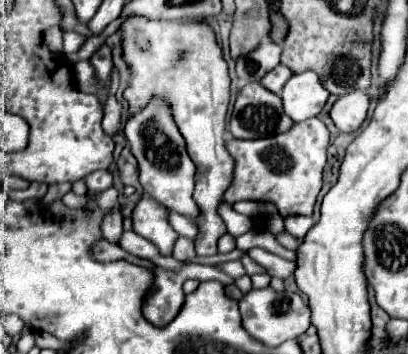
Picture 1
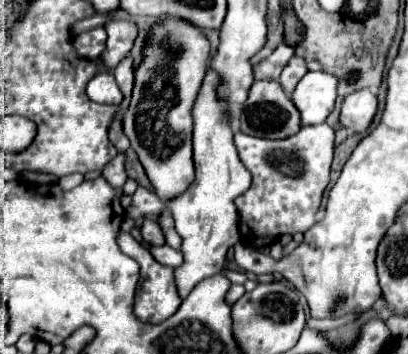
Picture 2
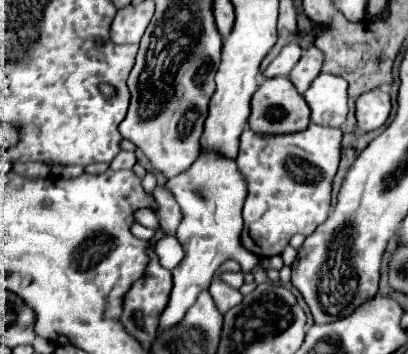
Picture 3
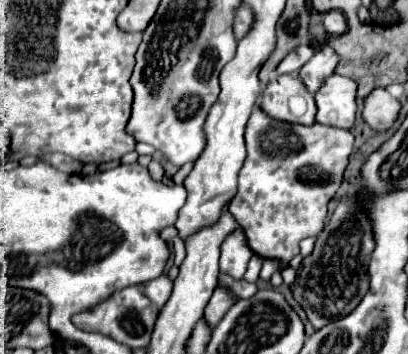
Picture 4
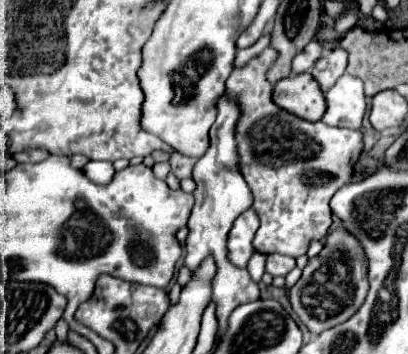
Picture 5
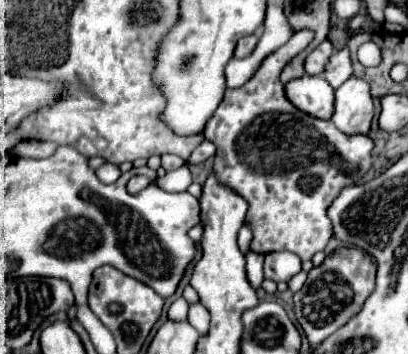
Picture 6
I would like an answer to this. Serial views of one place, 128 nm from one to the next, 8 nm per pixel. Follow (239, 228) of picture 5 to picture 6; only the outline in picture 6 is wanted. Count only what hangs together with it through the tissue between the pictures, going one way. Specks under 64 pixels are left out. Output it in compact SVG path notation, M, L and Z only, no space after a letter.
M244 222L242 228L239 230L238 233L238 246L240 248L240 251L246 255L250 251L250 242L252 240L252 232L250 230L250 227L246 222Z

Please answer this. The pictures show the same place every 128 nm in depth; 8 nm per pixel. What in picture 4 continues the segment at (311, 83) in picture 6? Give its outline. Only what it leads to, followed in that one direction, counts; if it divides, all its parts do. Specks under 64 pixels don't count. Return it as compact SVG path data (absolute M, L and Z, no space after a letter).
M282 74L276 76L264 90L260 98L262 110L276 118L292 124L314 124L316 102L308 92L306 84L300 80L300 74Z

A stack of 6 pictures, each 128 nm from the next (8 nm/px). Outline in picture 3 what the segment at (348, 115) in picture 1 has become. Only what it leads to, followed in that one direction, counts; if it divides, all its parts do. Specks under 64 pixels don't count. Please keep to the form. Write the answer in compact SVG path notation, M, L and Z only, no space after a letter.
M370 90L366 94L362 94L356 102L356 120L358 120L358 126L364 130L364 132L370 132L370 130L376 130L380 128L388 116L390 116L390 110L392 110L392 102L390 102L390 96L382 90Z

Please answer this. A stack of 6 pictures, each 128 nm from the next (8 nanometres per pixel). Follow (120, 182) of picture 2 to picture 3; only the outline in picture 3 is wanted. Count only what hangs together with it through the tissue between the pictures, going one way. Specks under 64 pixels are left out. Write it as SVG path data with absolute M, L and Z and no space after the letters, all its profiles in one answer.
M122 150L122 152L112 160L110 168L112 168L112 170L122 170L122 168L132 168L134 164L136 164L136 154Z

